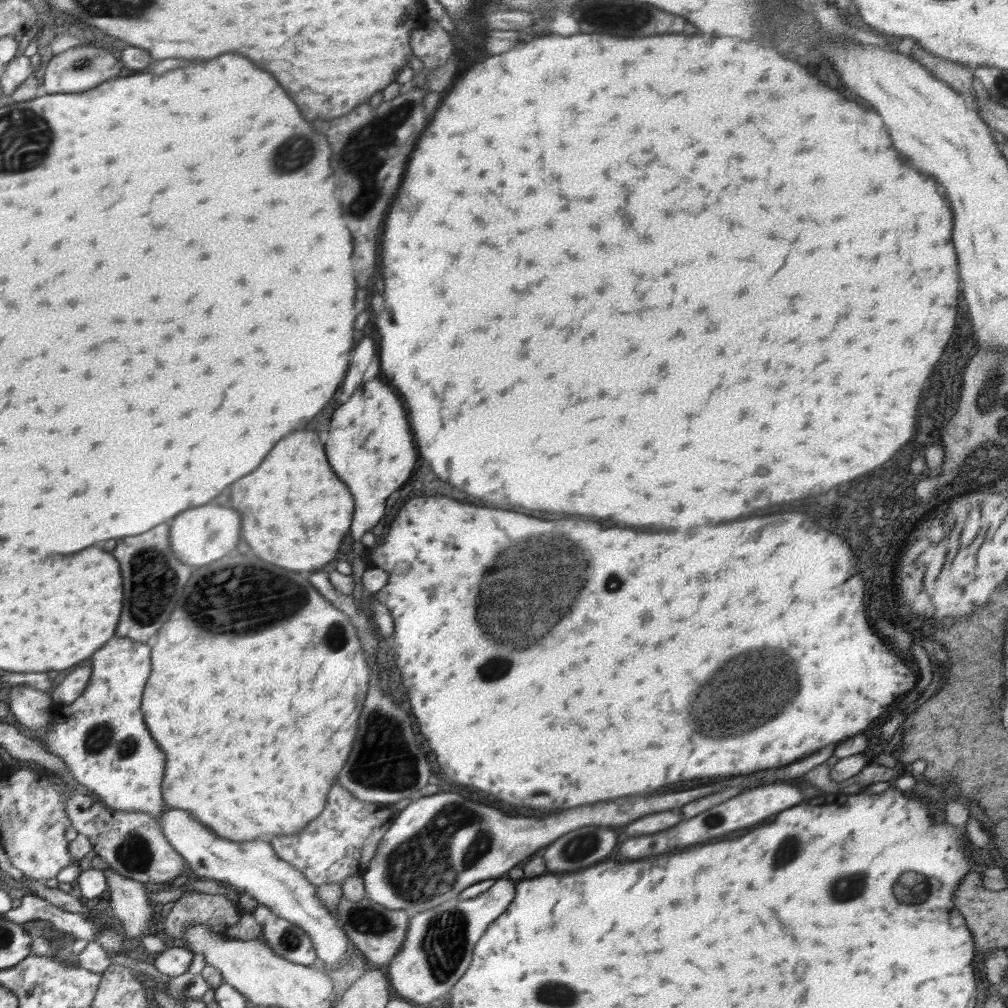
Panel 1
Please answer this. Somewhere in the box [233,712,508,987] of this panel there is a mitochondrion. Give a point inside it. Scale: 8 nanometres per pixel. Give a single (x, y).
(457, 837)

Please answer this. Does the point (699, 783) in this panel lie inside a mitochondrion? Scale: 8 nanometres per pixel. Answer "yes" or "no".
no

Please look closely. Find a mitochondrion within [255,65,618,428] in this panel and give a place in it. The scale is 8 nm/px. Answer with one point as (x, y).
(371, 134)

